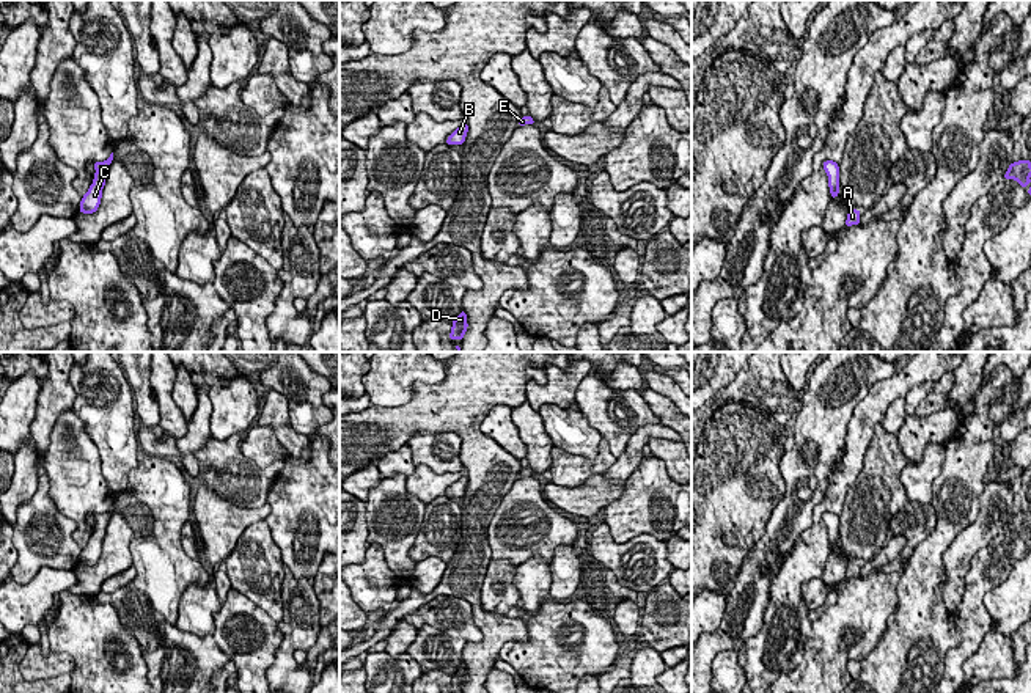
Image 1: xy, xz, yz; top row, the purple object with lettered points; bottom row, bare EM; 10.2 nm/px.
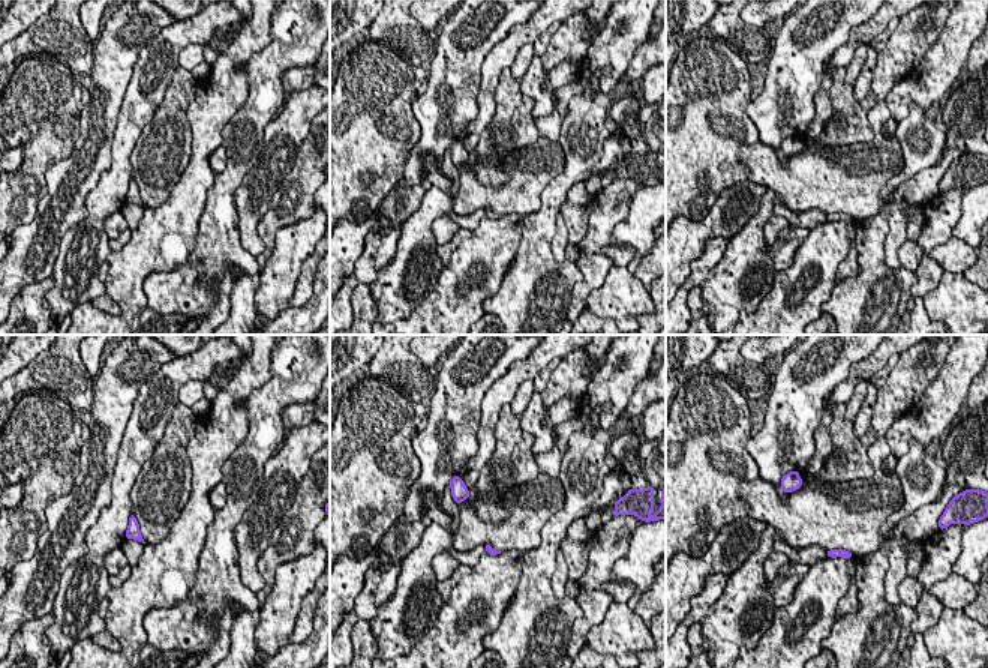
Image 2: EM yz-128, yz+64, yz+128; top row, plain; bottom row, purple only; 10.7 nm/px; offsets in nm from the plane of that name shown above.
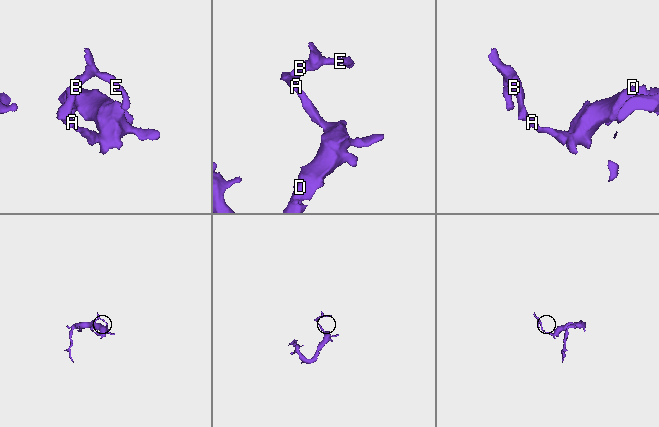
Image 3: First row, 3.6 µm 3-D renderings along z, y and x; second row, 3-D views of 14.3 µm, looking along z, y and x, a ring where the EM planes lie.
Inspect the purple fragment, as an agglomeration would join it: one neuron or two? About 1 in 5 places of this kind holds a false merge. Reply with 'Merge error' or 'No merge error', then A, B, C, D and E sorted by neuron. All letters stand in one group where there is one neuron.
No merge error. Groups: A B C D E

